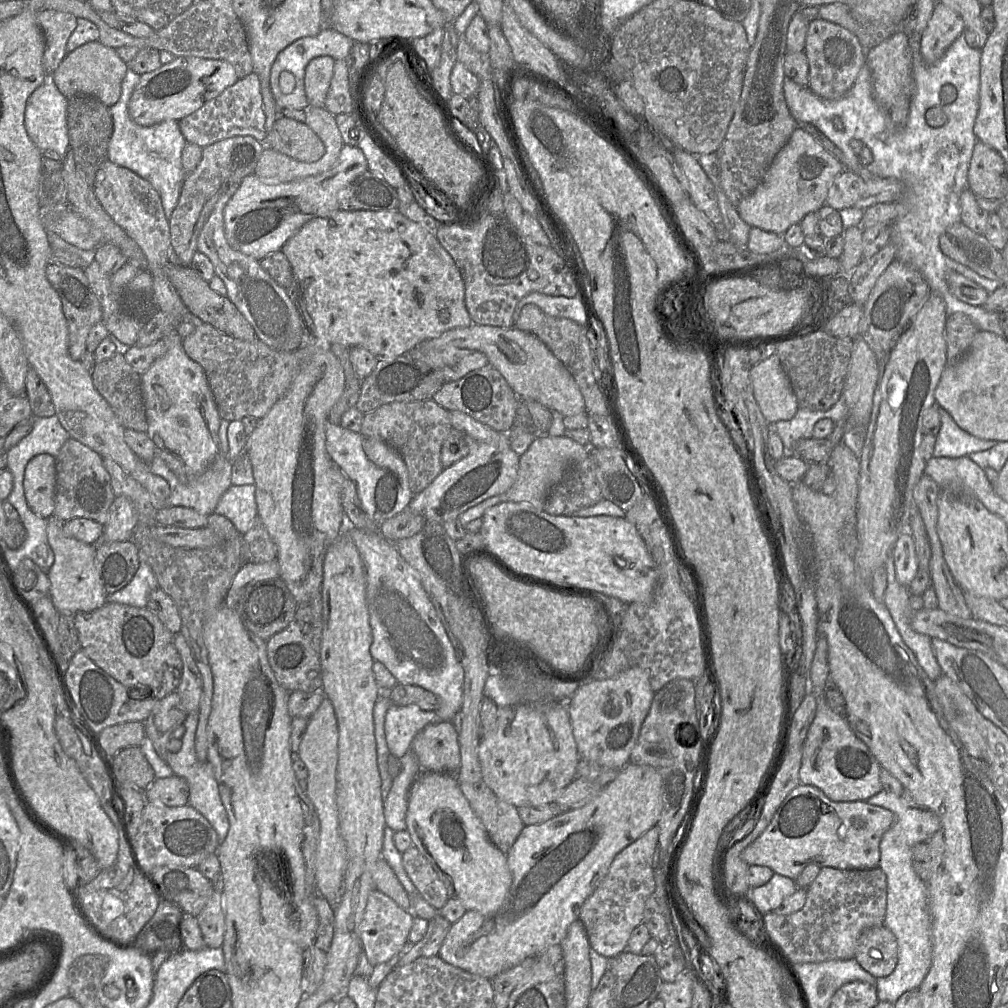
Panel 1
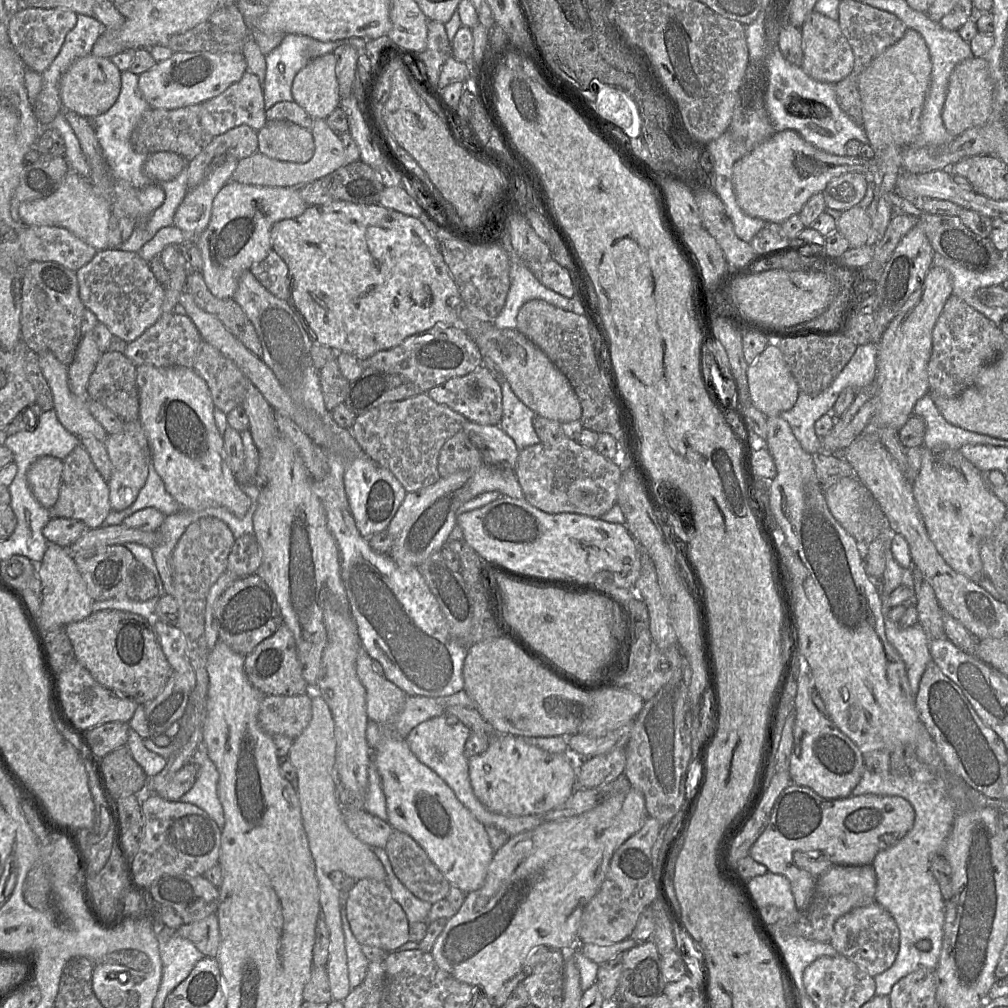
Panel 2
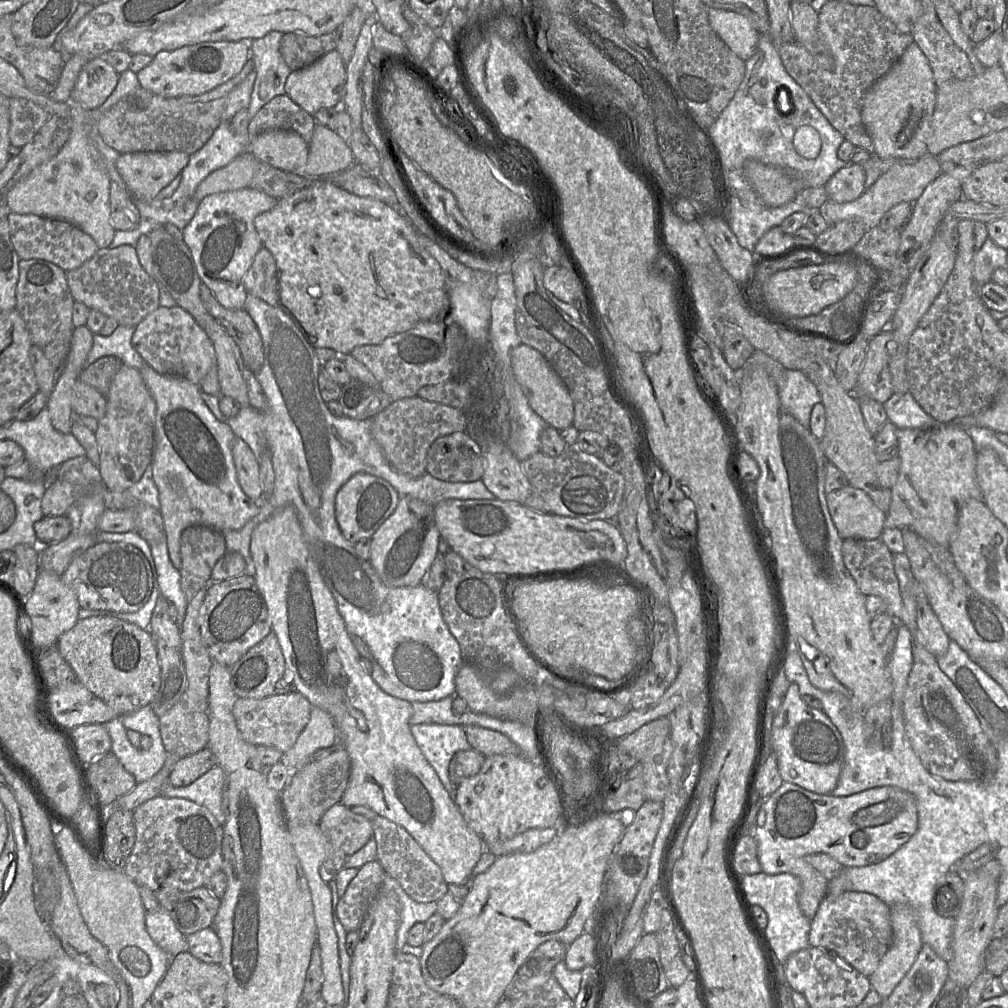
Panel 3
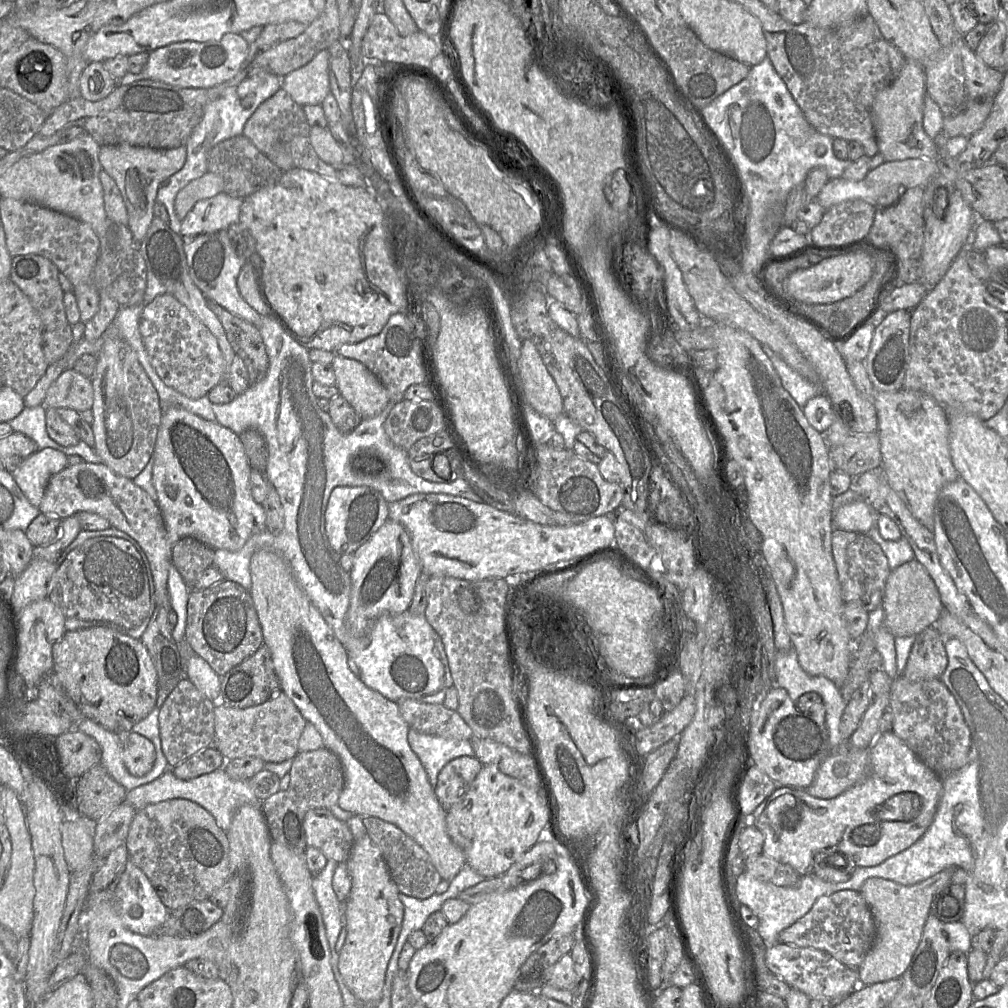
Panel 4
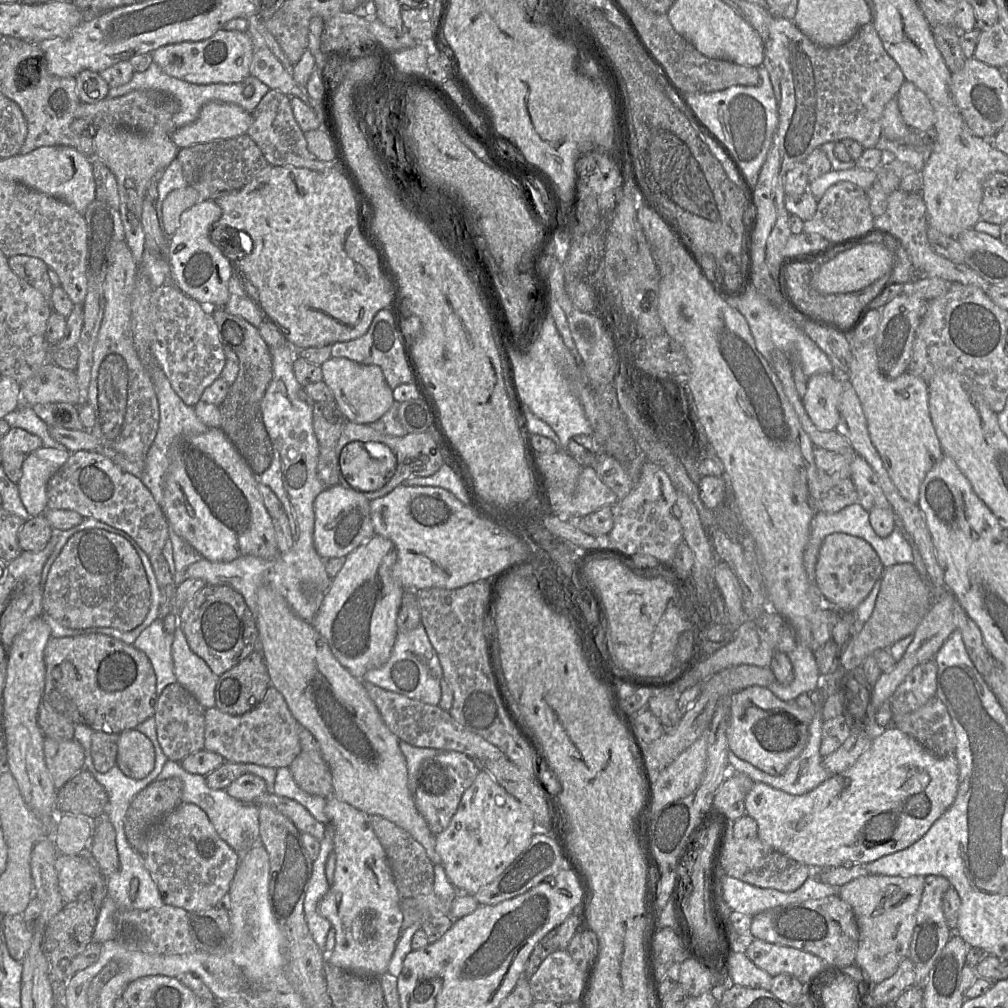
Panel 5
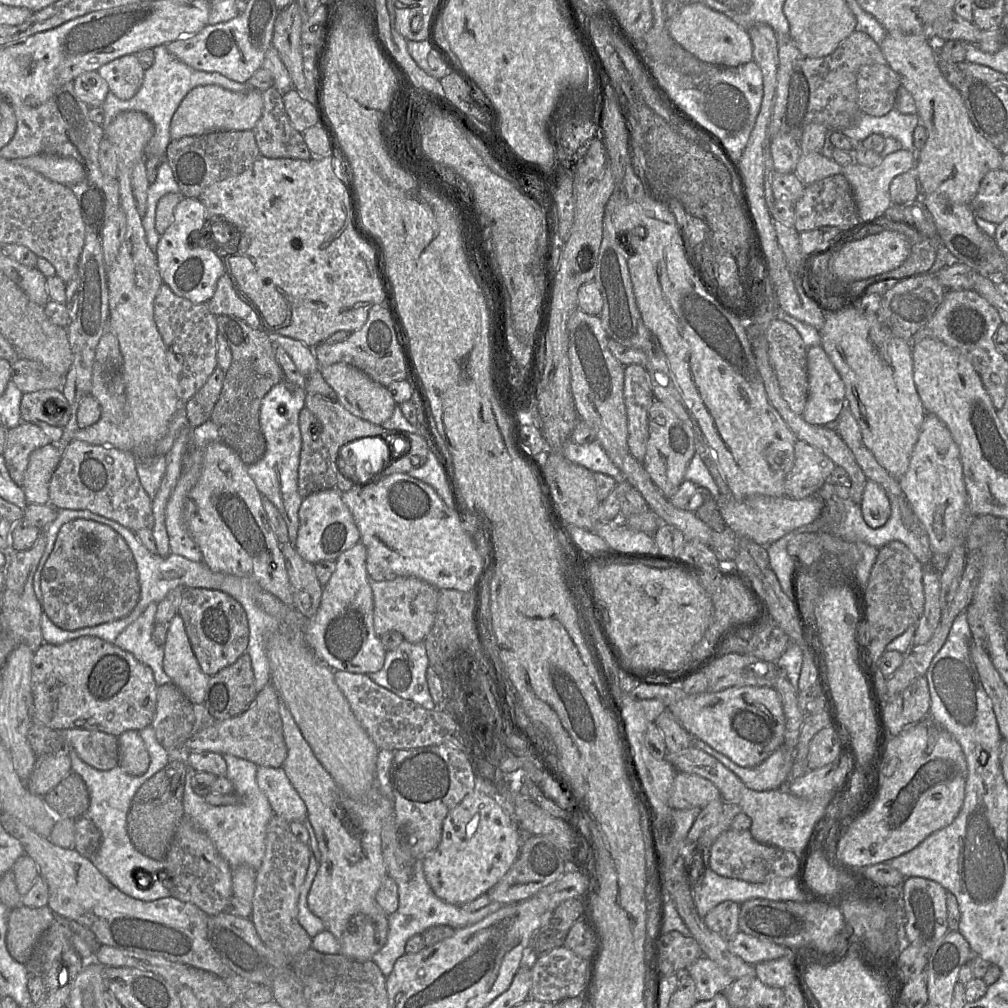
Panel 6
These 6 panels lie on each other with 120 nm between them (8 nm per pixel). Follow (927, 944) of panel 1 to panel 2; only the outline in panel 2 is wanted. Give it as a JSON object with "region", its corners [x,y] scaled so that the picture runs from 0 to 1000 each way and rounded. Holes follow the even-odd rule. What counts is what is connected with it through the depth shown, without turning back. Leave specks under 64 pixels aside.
{"region":[[[898,742],[894,764],[891,764],[888,768],[883,765],[881,768],[871,768],[858,763],[844,789],[852,790],[858,788],[892,790],[901,795],[908,806],[907,817],[904,823],[888,838],[874,843],[864,856],[869,866],[868,894],[885,908],[893,926],[892,943],[886,957],[876,965],[866,969],[869,976],[869,988],[879,988],[883,986],[887,976],[901,966],[913,960],[928,962],[930,959],[936,934],[938,894],[932,878],[923,863],[923,855],[929,847],[934,847],[935,845],[948,810],[948,803],[939,788],[934,761],[925,761],[914,755],[906,742]],[[916,932],[924,934],[923,942],[914,943],[910,940],[910,936]]]}

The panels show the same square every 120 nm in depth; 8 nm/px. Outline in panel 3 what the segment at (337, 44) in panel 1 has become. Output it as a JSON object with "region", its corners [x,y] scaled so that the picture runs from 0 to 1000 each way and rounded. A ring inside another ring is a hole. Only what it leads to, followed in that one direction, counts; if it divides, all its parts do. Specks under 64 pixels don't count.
{"region":[[[270,31],[248,41],[248,58],[255,76],[246,106],[248,117],[269,98],[283,92],[283,82],[290,69],[283,63],[278,44],[282,33]]]}

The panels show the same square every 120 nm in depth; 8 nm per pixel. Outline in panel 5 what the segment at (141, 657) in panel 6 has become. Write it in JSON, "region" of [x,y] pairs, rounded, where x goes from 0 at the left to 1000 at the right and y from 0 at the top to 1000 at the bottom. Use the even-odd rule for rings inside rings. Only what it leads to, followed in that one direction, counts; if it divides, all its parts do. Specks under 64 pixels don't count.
{"region":[[[156,613],[138,629],[131,639],[144,648],[152,662],[155,671],[155,698],[163,683],[175,678],[170,653],[171,636],[172,630],[163,626],[161,615]]]}

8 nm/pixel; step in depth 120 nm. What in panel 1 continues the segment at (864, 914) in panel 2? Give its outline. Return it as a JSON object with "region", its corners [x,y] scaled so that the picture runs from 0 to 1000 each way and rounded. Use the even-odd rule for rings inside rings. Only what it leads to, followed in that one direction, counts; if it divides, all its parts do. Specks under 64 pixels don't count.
{"region":[[[878,918],[858,922],[850,934],[847,951],[868,970],[881,968],[891,952],[889,930]]]}

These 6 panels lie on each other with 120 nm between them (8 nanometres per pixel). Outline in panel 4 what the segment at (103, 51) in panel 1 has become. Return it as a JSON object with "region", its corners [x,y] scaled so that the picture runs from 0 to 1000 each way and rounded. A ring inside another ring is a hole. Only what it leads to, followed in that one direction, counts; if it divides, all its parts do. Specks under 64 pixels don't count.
{"region":[[[89,62],[79,75],[78,84],[82,97],[97,100],[112,90],[116,80],[103,67],[102,62]]]}

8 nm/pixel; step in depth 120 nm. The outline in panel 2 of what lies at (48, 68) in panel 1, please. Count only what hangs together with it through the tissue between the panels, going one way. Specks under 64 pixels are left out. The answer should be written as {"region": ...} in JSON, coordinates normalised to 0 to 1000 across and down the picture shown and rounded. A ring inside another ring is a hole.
{"region":[[[23,7],[10,20],[10,46],[21,57],[28,68],[41,73],[55,59],[64,36],[74,26],[75,22],[76,14],[68,9]]]}

